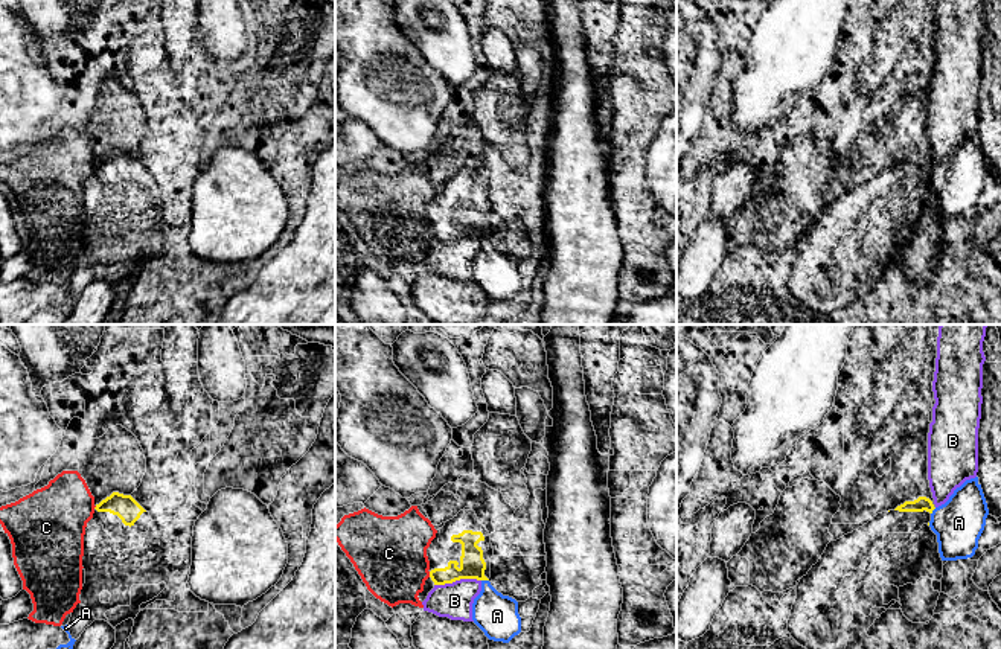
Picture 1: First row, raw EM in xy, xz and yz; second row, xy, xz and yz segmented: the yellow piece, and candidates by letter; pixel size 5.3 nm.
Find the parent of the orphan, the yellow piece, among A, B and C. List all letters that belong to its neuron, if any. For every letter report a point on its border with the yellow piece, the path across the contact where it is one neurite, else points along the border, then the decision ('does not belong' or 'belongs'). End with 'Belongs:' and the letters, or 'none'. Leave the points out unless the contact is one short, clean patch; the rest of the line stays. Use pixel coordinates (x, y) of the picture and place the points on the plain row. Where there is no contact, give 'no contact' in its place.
A: contact xz (485, 238); border xz (482, 238), (488, 239); does not belong
B: contact xz (457, 238); does not belong
C: contact xz (430, 233); does not belong
Belongs: none

